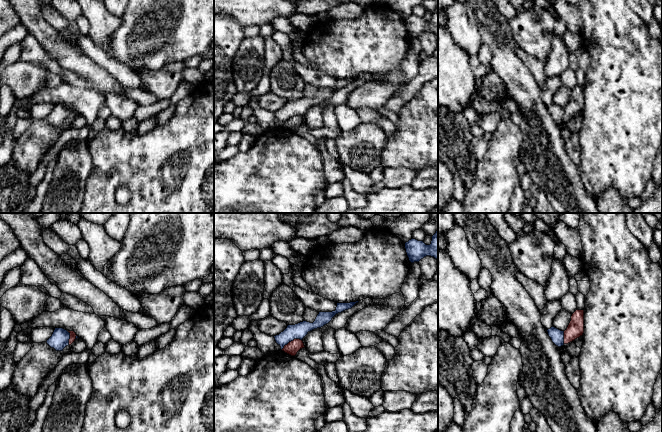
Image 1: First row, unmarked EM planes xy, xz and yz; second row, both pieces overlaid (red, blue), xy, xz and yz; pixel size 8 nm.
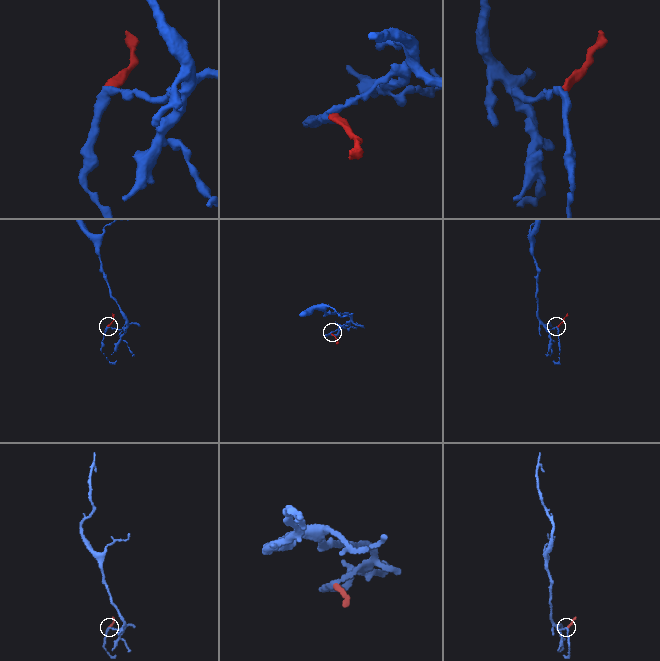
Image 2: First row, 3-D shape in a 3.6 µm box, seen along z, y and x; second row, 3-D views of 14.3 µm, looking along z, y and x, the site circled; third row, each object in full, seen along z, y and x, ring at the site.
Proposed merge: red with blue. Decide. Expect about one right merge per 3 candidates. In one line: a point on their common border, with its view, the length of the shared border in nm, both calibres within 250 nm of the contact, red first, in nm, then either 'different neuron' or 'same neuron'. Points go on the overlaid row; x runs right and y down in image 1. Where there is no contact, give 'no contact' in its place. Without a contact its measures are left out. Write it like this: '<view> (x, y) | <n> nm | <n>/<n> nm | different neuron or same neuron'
xz (291, 341) | 190 nm | 100/130 nm | different neuron

